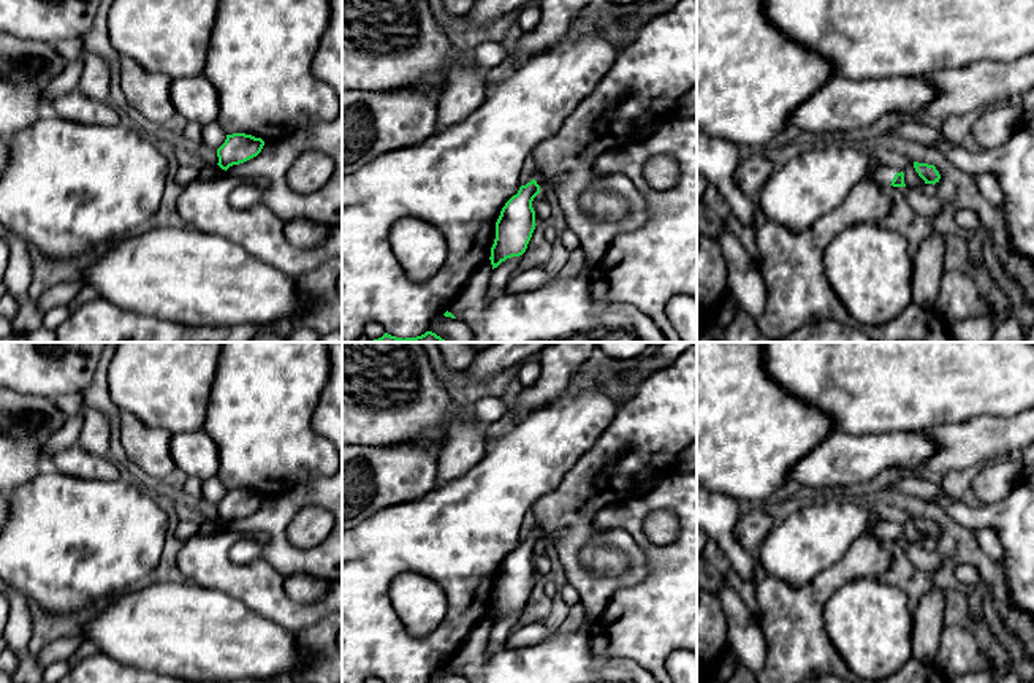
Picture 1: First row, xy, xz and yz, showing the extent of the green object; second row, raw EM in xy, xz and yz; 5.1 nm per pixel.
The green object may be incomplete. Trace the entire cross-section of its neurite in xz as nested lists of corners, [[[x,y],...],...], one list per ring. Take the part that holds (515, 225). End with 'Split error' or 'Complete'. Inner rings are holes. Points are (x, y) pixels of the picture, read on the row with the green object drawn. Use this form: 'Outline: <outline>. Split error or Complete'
Outline: [[[537,170],[535,177],[521,185],[518,193],[502,208],[496,222],[496,239],[489,257],[492,269],[507,258],[519,257],[526,252],[537,225],[532,201],[543,184],[543,174]]]. Split error

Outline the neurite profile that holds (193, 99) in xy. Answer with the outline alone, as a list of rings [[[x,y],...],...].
[[[204,74],[173,79],[169,98],[181,122],[207,125],[217,120],[219,93]]]

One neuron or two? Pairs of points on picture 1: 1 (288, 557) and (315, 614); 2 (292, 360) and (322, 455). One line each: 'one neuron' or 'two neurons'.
1: two neurons
2: one neuron

